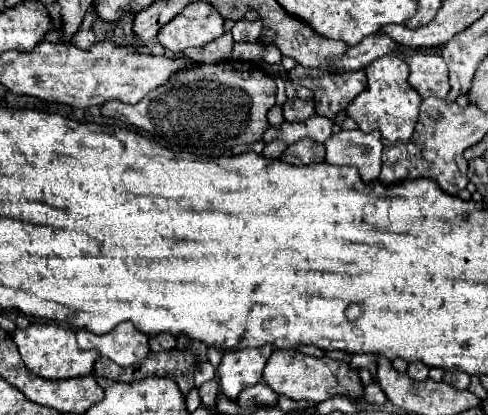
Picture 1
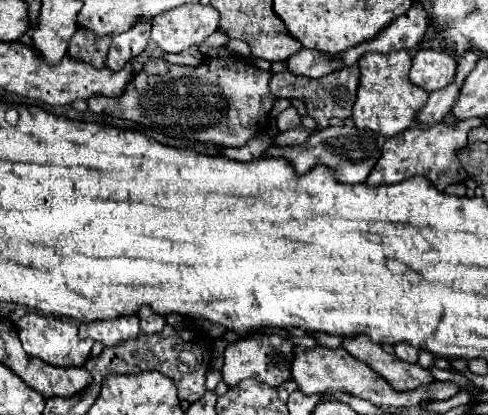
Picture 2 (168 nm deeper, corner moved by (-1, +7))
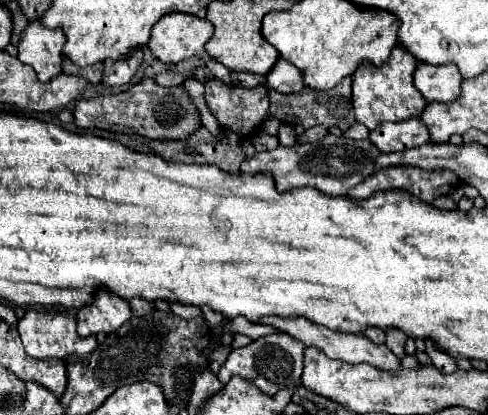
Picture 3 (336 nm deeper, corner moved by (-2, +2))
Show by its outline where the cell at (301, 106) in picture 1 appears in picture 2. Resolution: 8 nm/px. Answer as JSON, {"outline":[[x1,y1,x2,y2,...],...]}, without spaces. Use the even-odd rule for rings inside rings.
{"outline":[[288,107,286,111,282,111,282,113,278,115,276,123,278,123,278,129,280,129,280,131,296,129,296,127,300,125,300,115,298,115,298,111,296,111,294,107]]}

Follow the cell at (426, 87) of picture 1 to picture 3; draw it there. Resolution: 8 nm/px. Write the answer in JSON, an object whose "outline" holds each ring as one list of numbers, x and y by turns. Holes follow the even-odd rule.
{"outline":[[419,62,413,82,427,102,451,102,461,94,461,74,455,64,431,66]]}

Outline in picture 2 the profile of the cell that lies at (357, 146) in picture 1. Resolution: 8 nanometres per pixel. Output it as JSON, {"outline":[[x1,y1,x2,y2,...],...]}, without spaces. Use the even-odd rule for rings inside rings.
{"outline":[[326,127,326,129,318,129,310,135,310,139,302,145,290,147,278,147,272,145,264,151,264,157,282,157,286,159,294,171,298,175,308,173,312,167,316,165,328,165,330,169,336,171,336,181,340,183,348,183,348,185,356,185,356,183,364,183,366,177,370,175,372,167,378,163,380,155,382,155,382,145,384,145,384,137,366,129,356,129,356,127]]}

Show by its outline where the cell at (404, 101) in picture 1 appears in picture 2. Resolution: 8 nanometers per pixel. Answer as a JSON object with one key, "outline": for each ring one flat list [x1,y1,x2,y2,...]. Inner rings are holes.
{"outline":[[392,51,392,53,364,53,358,59,360,67,360,83,358,83,358,97,352,109,352,119,356,127,376,131,384,137,392,137,402,133,414,123,416,111,428,99,428,91,420,89,418,85,410,83,410,53,408,51]]}

